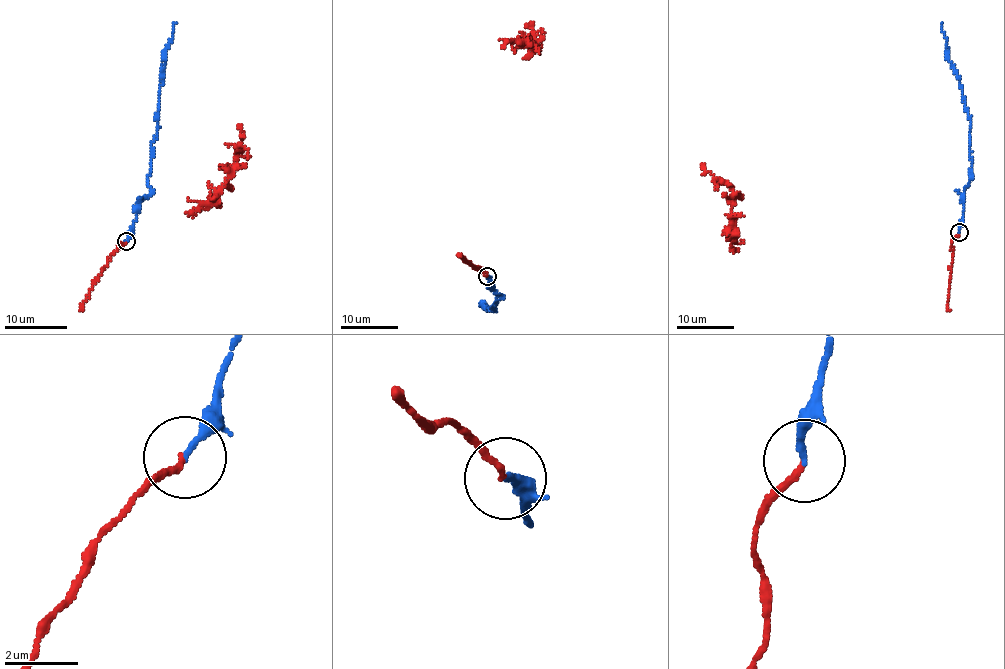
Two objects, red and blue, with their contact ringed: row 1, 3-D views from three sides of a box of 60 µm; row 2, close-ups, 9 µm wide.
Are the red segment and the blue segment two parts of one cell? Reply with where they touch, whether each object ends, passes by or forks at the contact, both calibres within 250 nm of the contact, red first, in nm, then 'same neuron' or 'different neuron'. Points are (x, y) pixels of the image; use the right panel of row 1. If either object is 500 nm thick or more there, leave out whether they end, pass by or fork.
at (959, 232); red ends there; blue ends there; 160 nm thick on the red side, 170 nm on the other; same neuron

